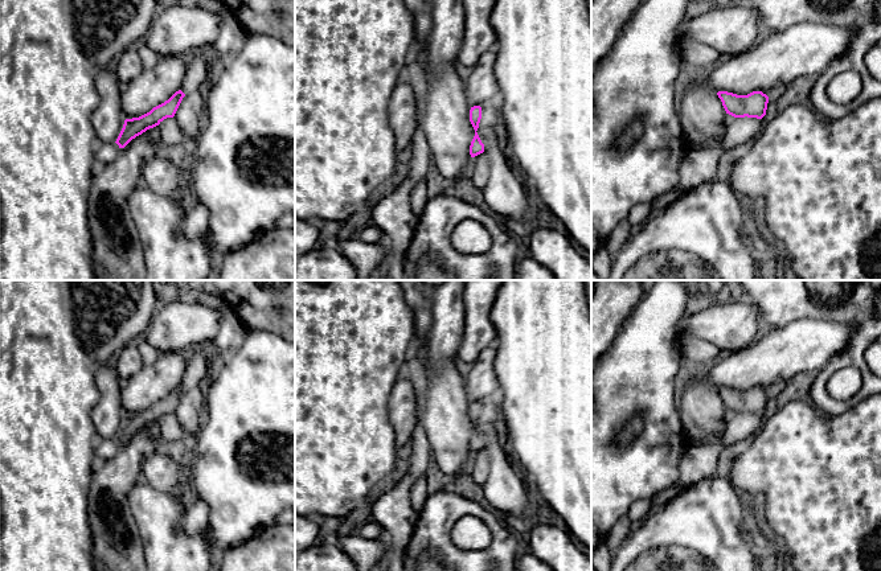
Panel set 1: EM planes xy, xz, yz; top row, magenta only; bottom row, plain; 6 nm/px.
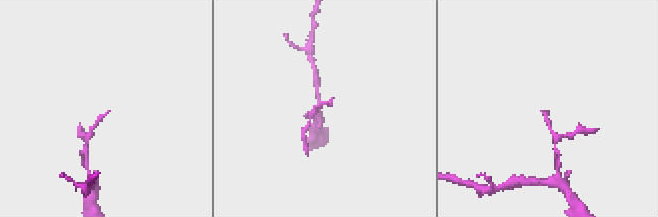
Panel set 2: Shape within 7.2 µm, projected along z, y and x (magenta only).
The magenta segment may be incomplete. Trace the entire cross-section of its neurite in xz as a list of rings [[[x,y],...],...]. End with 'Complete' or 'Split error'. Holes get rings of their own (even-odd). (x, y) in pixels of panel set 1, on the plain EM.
[[[496,398],[482,399],[470,406],[470,418],[475,426],[475,432],[470,441],[470,451],[475,453],[484,448],[491,431],[501,427],[501,410]]]. Split error

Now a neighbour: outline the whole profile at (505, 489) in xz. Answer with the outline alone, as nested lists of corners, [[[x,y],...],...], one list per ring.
[[[501,427],[492,428],[483,449],[489,459],[489,475],[483,485],[487,506],[515,518],[530,519],[526,478],[513,463]]]

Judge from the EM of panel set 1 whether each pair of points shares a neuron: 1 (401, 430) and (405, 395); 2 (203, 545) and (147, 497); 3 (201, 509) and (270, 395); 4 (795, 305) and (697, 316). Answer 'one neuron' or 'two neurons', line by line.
1: one neuron
2: one neuron
3: two neurons
4: two neurons

